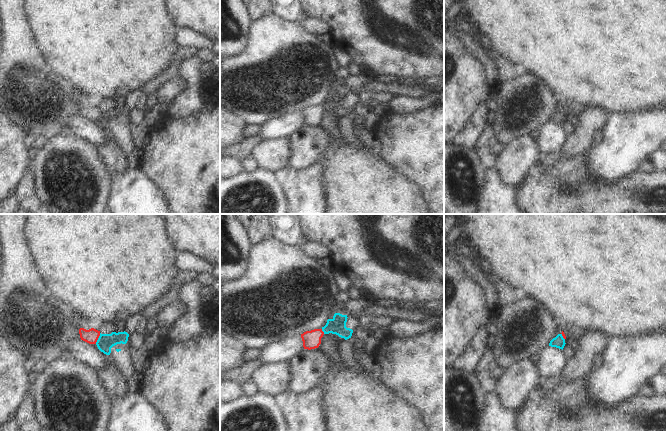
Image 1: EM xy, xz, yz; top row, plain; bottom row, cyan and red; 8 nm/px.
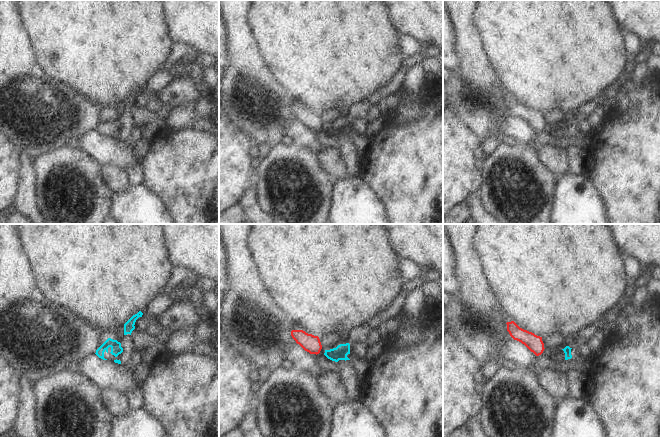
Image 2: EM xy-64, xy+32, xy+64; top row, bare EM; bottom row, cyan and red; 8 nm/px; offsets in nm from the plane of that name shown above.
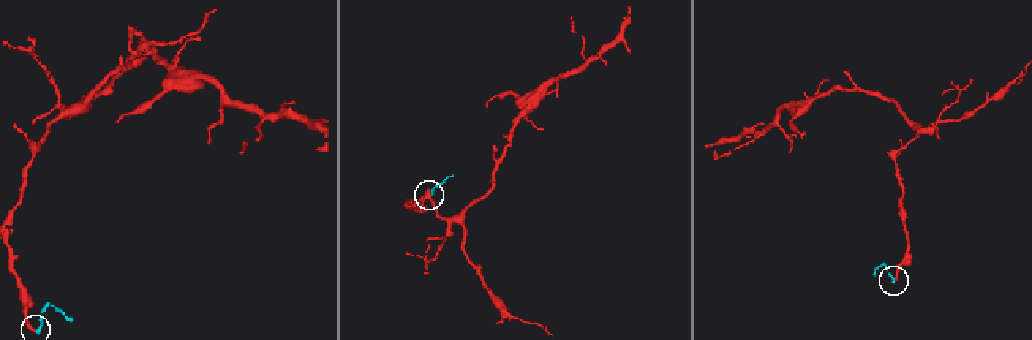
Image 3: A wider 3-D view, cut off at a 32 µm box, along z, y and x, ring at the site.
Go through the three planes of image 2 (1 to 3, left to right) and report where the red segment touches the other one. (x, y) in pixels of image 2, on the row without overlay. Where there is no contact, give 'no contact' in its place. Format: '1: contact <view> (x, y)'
1: no contact
2: no contact
3: no contact

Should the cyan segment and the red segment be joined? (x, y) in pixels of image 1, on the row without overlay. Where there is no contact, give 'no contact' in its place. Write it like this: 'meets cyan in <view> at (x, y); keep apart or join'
meets cyan in xy at (98, 114); join

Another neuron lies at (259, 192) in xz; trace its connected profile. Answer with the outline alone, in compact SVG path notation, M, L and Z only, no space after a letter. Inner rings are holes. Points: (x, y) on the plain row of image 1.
M257 169L220 179L220 214L286 214L283 188L275 173Z

